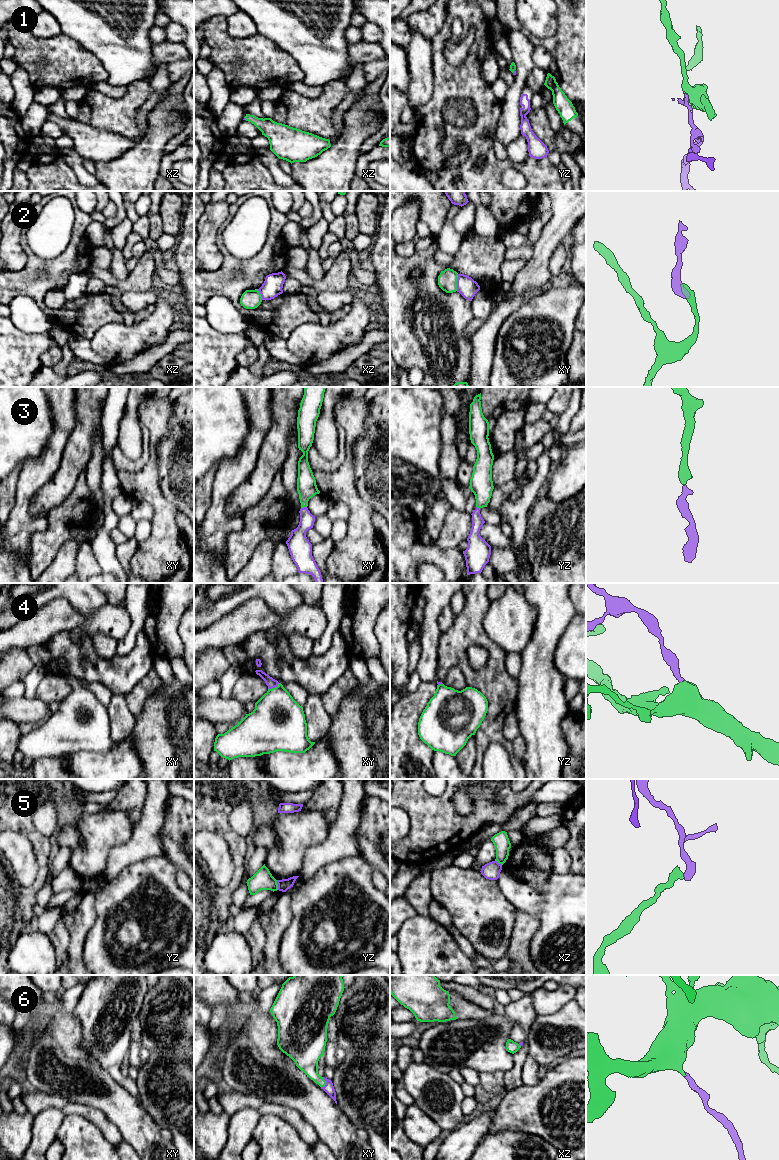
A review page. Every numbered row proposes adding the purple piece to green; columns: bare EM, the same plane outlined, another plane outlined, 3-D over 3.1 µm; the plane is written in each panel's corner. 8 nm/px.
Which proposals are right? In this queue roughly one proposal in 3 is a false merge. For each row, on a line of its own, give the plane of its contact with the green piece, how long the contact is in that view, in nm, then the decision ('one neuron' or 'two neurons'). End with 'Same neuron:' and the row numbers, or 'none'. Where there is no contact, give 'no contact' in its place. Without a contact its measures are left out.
1: contact in xz; length 30 nm; two neurons
2: contact in xy; length 140 nm; two neurons
3: contact in xy; length 50 nm; one neuron
4: contact in xy; length 110 nm; one neuron
5: contact in yz; length 80 nm; two neurons
6: contact in xy; length 90 nm; one neuron
Same neuron: 3, 4, 6

